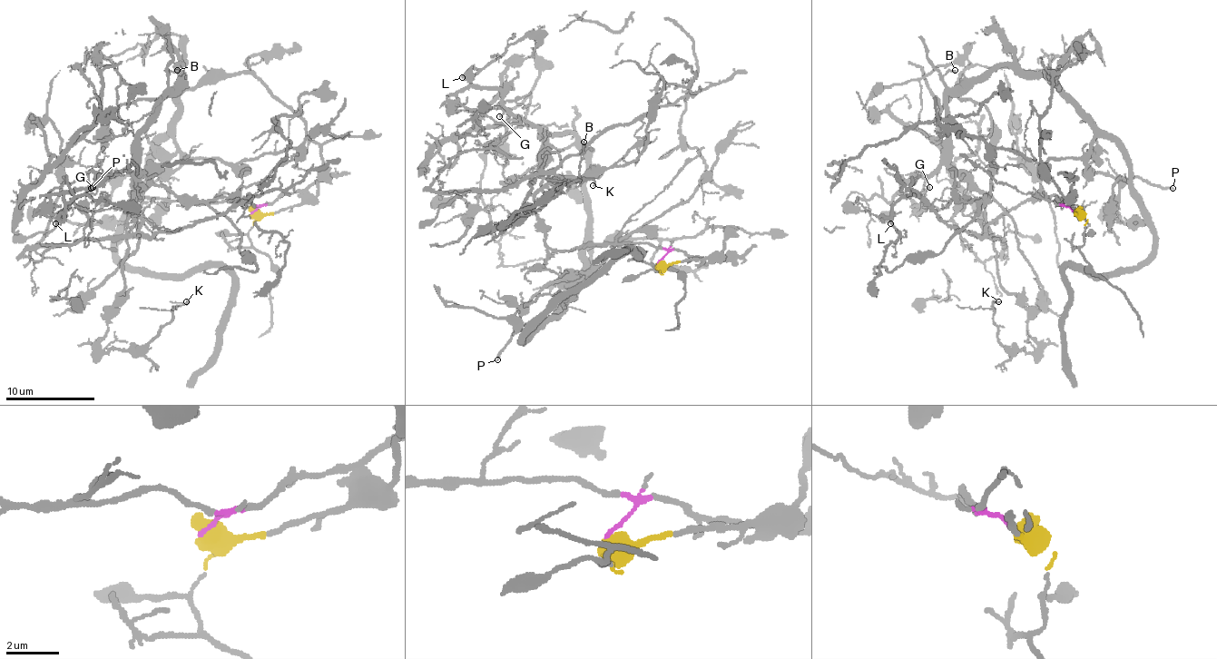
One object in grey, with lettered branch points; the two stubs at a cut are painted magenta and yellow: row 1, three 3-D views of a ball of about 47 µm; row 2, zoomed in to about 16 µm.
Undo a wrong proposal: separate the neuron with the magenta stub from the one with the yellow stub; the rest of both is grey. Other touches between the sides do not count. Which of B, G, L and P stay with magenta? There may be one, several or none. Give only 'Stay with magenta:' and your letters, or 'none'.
Stay with magenta: none

